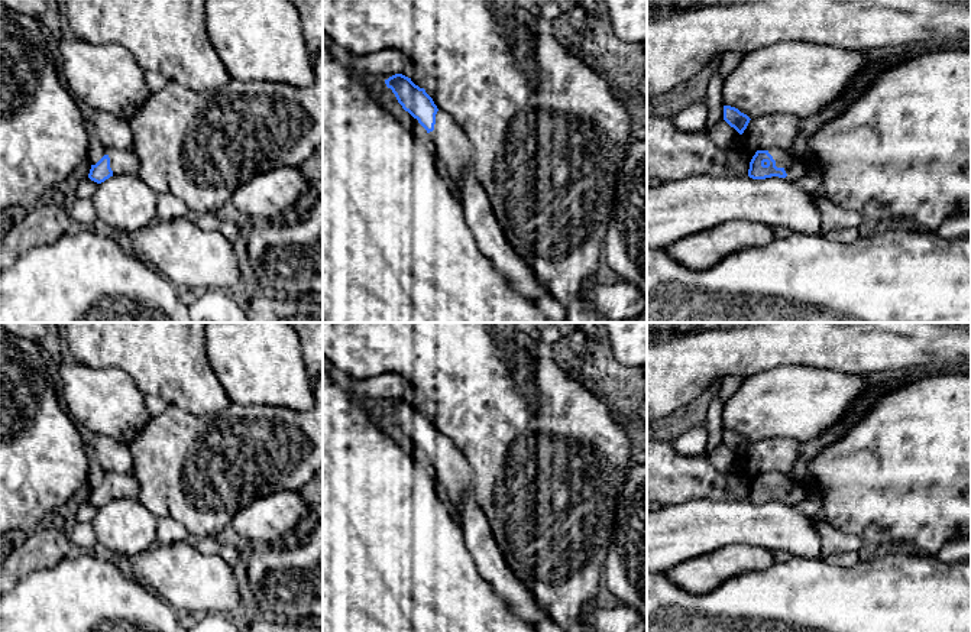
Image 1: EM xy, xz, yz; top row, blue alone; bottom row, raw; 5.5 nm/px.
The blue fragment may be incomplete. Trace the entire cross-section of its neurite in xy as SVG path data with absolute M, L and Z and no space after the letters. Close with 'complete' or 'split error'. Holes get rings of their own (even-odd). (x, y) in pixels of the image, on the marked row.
M109 149L107 153L91 165L88 178L97 184L113 175L137 175L140 162L132 150Z | split error

